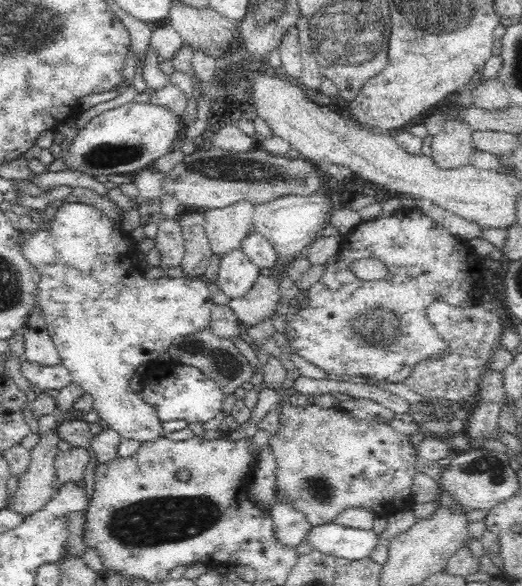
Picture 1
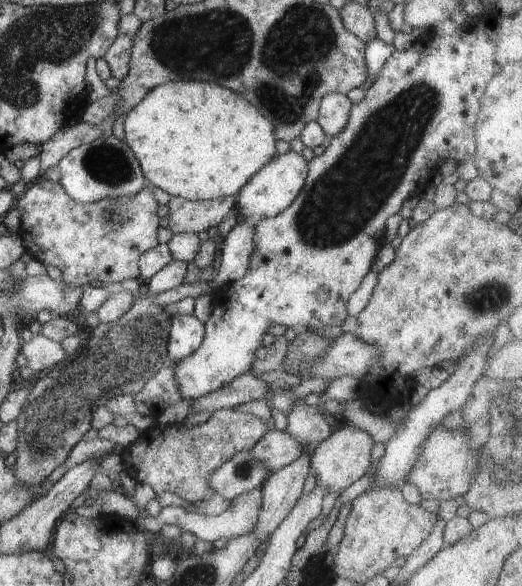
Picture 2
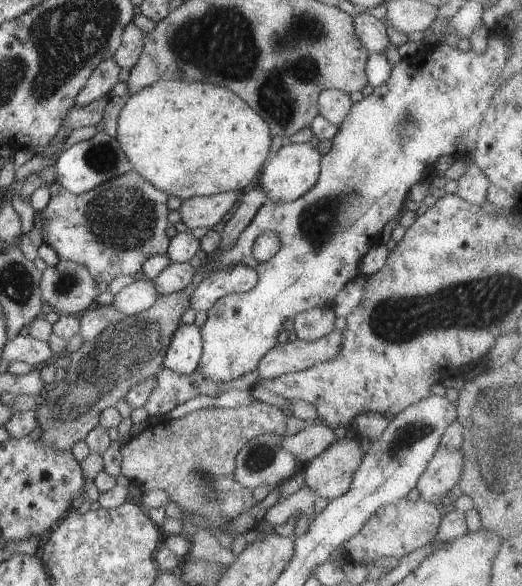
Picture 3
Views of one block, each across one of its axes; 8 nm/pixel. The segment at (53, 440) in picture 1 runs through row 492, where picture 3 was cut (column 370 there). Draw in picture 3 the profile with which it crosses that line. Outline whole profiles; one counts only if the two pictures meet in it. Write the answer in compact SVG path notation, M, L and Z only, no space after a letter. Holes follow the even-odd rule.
M364 10L353 16L356 36L369 53L384 53L392 43L388 39L384 21L376 19Z

